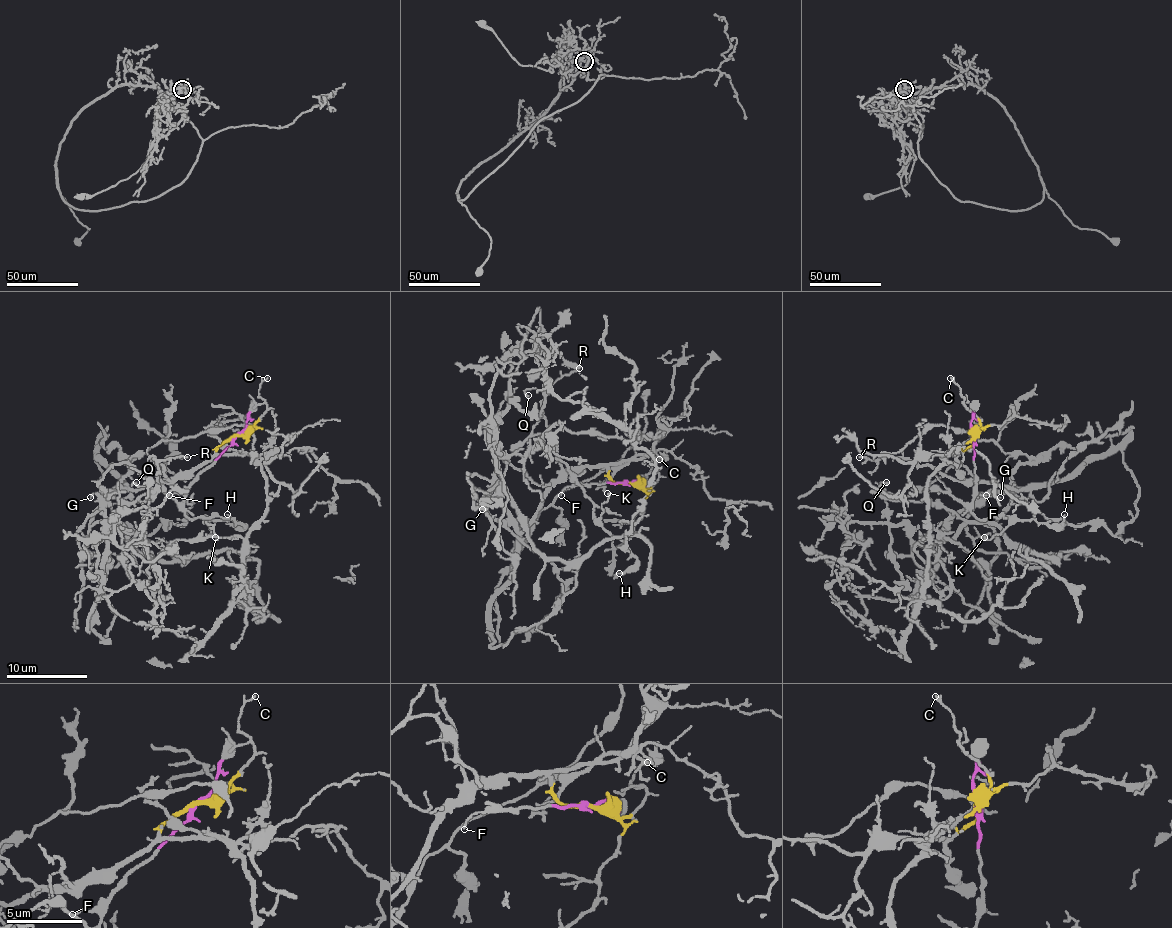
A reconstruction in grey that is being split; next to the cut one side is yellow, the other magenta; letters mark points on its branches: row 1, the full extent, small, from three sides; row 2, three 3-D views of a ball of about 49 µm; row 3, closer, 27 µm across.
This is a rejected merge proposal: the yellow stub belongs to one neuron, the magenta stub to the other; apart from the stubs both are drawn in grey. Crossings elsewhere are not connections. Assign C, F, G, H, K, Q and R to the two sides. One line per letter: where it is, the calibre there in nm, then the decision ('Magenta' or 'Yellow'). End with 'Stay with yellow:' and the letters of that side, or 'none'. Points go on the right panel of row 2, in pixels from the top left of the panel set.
C: Place: (950, 378). Thickness 120 nm. Yellow
F: Place: (986, 495). Thickness 90 nm. Magenta
G: Place: (1000, 497). Thickness 100 nm. Yellow
H: Place: (1064, 514). Thickness 140 nm. Magenta
K: Place: (984, 537). Thickness 130 nm. Magenta
Q: Place: (886, 482). Thickness 140 nm. Magenta
R: Place: (859, 457). Thickness 140 nm. Yellow
Stay with yellow: C, G, R

